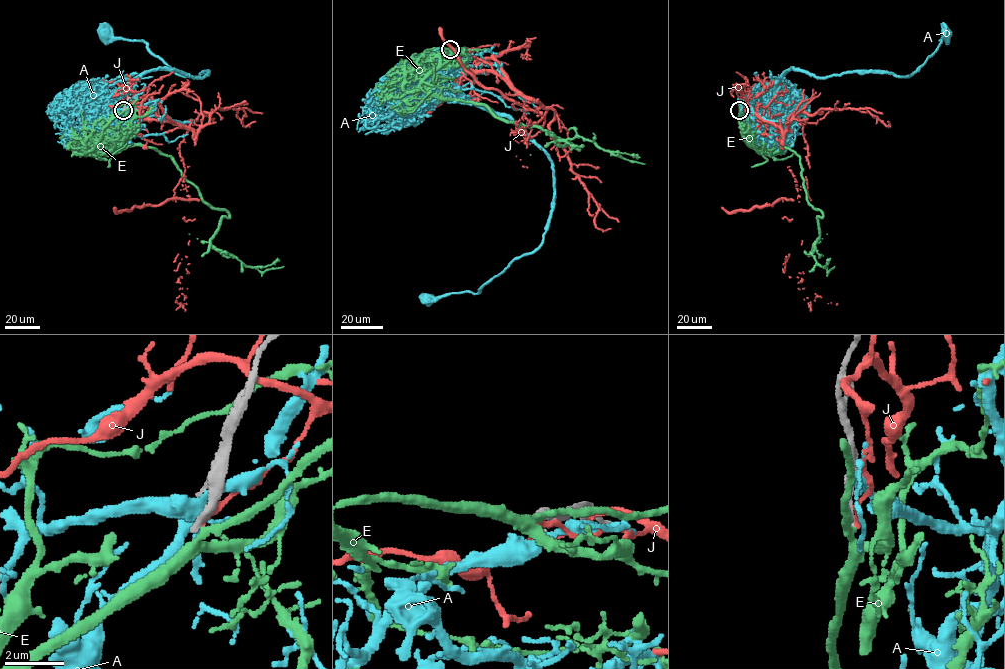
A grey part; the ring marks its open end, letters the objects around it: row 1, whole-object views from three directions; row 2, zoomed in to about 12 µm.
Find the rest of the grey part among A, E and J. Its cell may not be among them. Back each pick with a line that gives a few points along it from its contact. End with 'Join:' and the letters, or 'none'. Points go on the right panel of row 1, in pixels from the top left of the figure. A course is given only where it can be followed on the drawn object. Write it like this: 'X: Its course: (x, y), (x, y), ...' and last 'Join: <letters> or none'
Join: none

